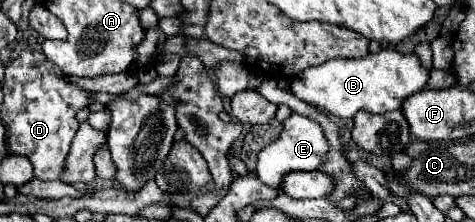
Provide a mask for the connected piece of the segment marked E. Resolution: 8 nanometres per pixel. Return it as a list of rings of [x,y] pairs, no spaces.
[[[292,112],[284,120],[284,130],[282,130],[280,138],[276,142],[268,144],[258,154],[256,174],[264,184],[268,184],[272,188],[280,188],[280,182],[288,172],[292,172],[292,170],[316,170],[326,160],[326,152],[328,152],[328,142],[324,138],[322,126],[308,116]]]

